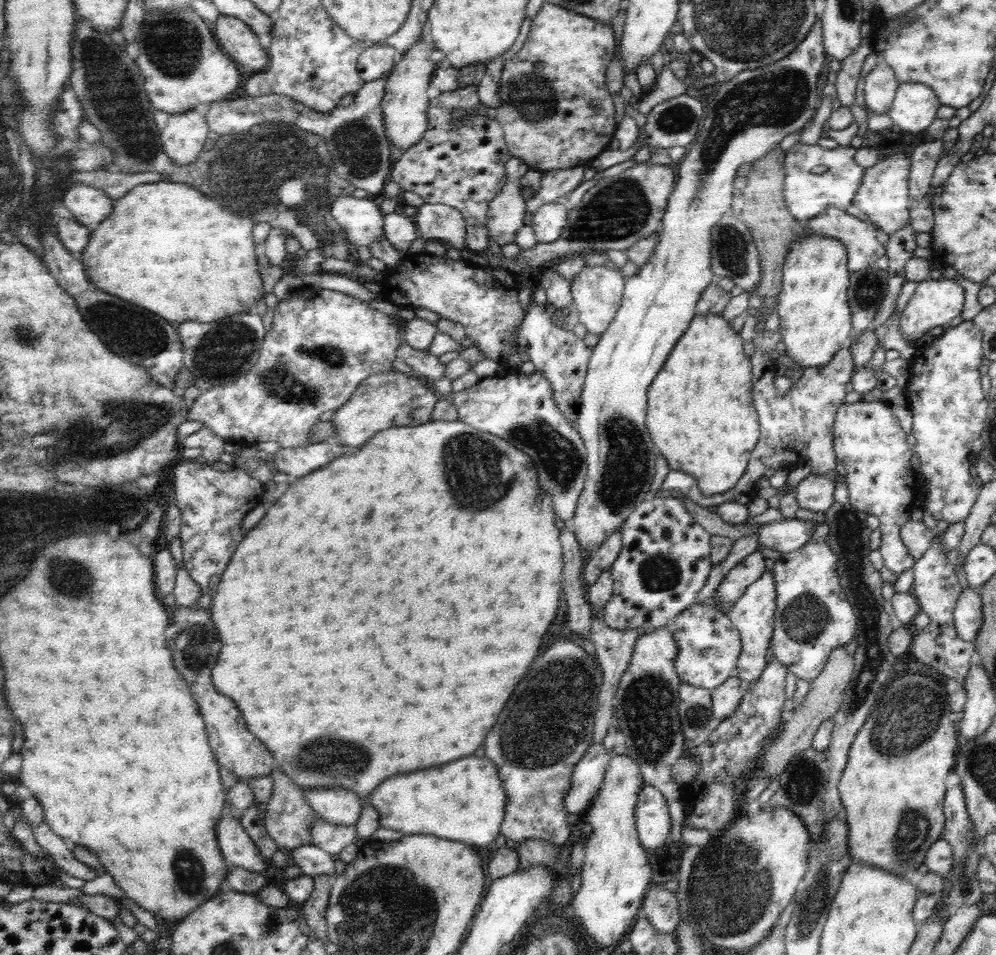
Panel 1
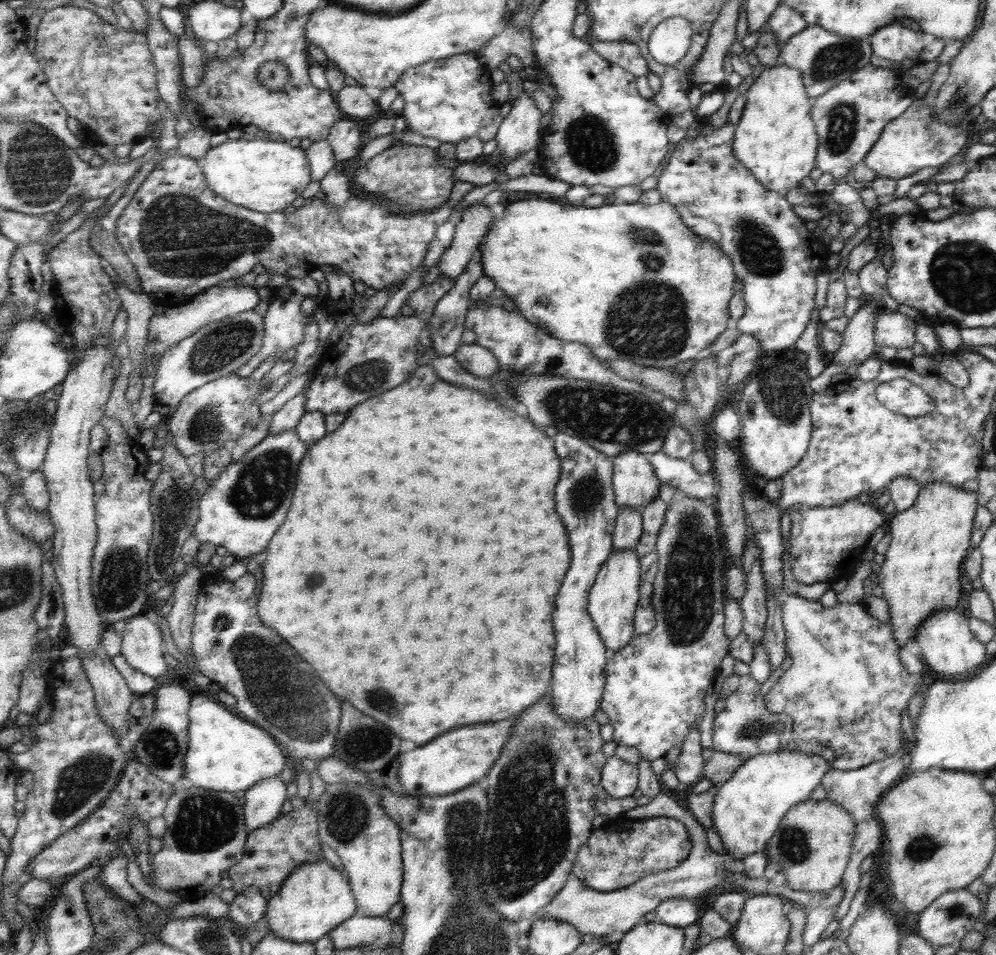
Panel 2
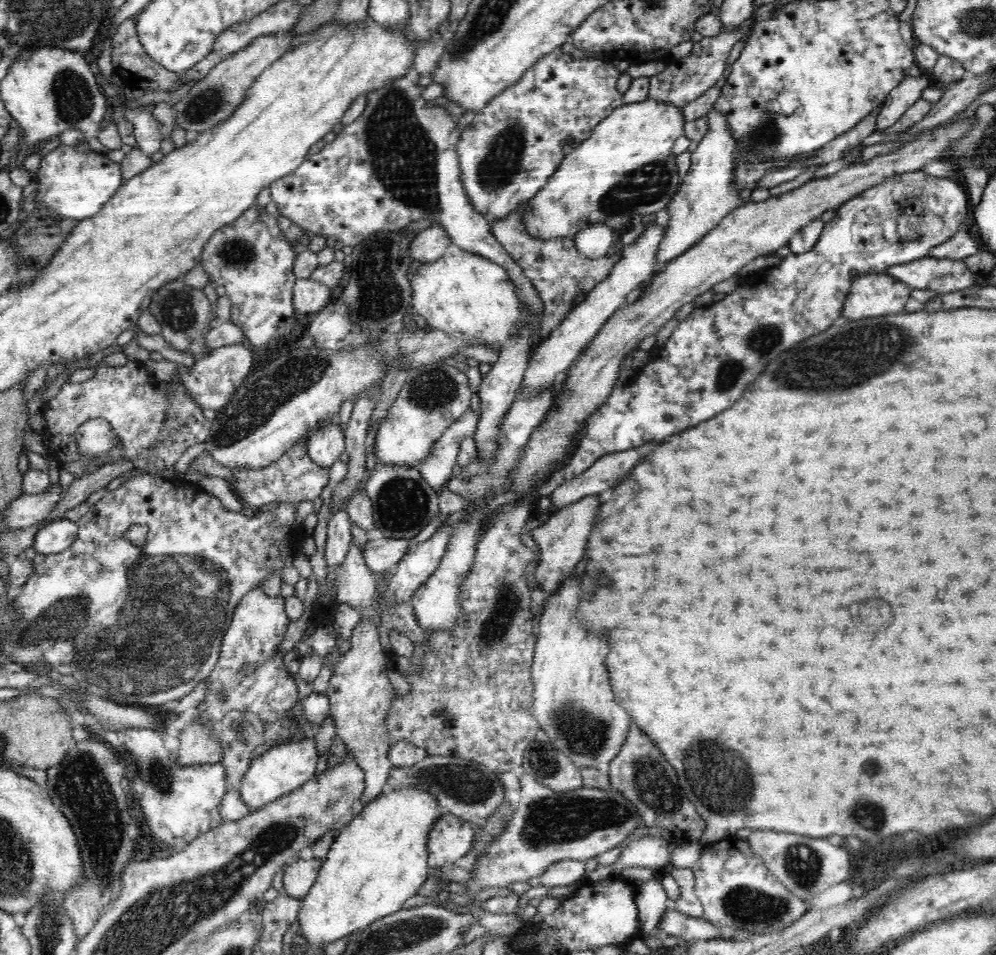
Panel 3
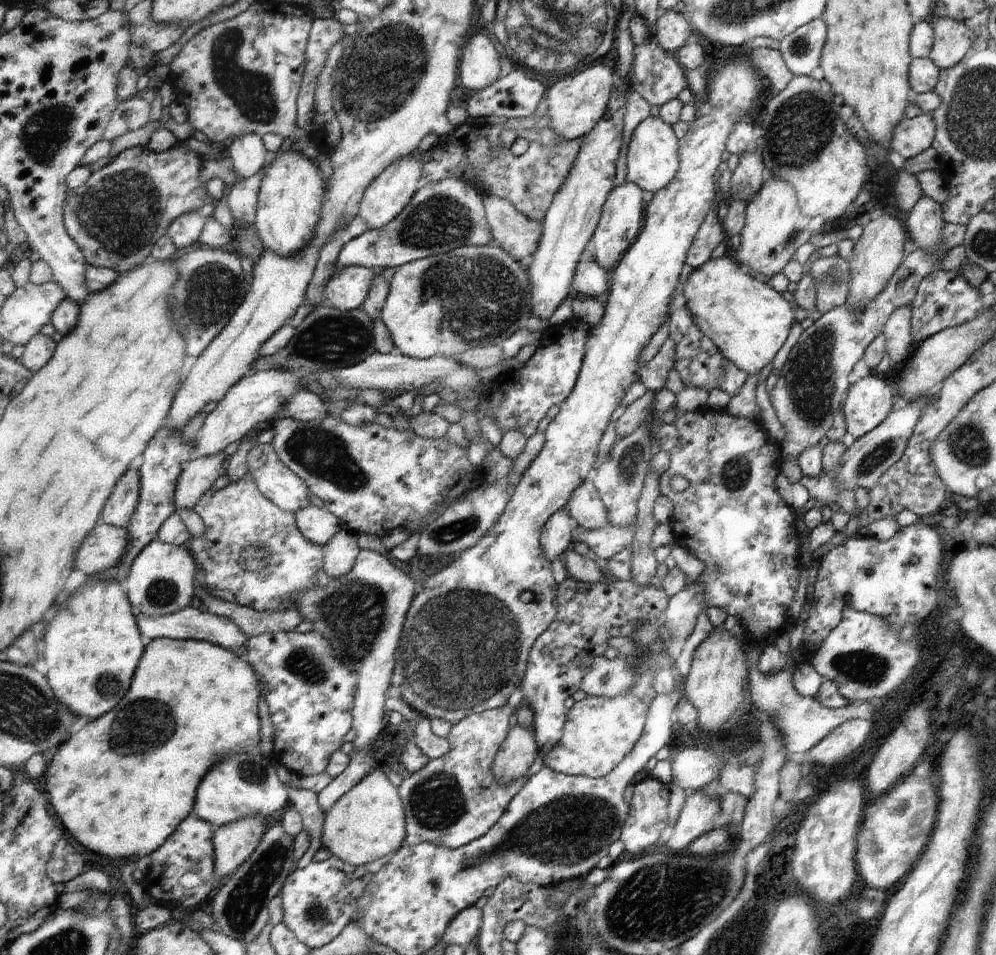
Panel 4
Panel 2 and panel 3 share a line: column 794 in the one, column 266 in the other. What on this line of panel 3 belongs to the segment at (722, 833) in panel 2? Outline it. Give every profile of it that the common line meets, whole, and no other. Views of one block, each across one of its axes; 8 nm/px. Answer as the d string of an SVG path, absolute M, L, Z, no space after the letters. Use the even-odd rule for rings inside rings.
M304 738L302 742L290 742L290 744L280 744L272 750L268 750L266 754L262 754L260 758L254 756L254 762L250 766L250 770L244 774L242 784L240 784L240 794L242 800L246 802L250 814L258 812L260 808L266 808L266 804L278 800L280 796L286 796L290 792L296 792L302 784L306 784L318 768L320 762L320 754L316 748L316 740L308 740Z

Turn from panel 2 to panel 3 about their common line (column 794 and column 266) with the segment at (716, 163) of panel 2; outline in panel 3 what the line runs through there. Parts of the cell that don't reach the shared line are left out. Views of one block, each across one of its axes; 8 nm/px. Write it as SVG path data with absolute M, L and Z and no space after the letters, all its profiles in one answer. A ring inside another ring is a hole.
M254 204L254 208L246 210L234 224L220 228L214 232L214 236L204 244L202 250L202 266L214 286L224 286L226 296L232 300L232 322L242 328L242 332L248 336L248 342L252 346L264 346L270 344L270 340L280 340L280 338L290 338L292 334L300 336L302 324L300 320L294 322L294 286L296 286L296 276L294 276L294 260L296 252L292 250L290 242L278 228L278 214L270 216L266 214L266 208L260 208Z

